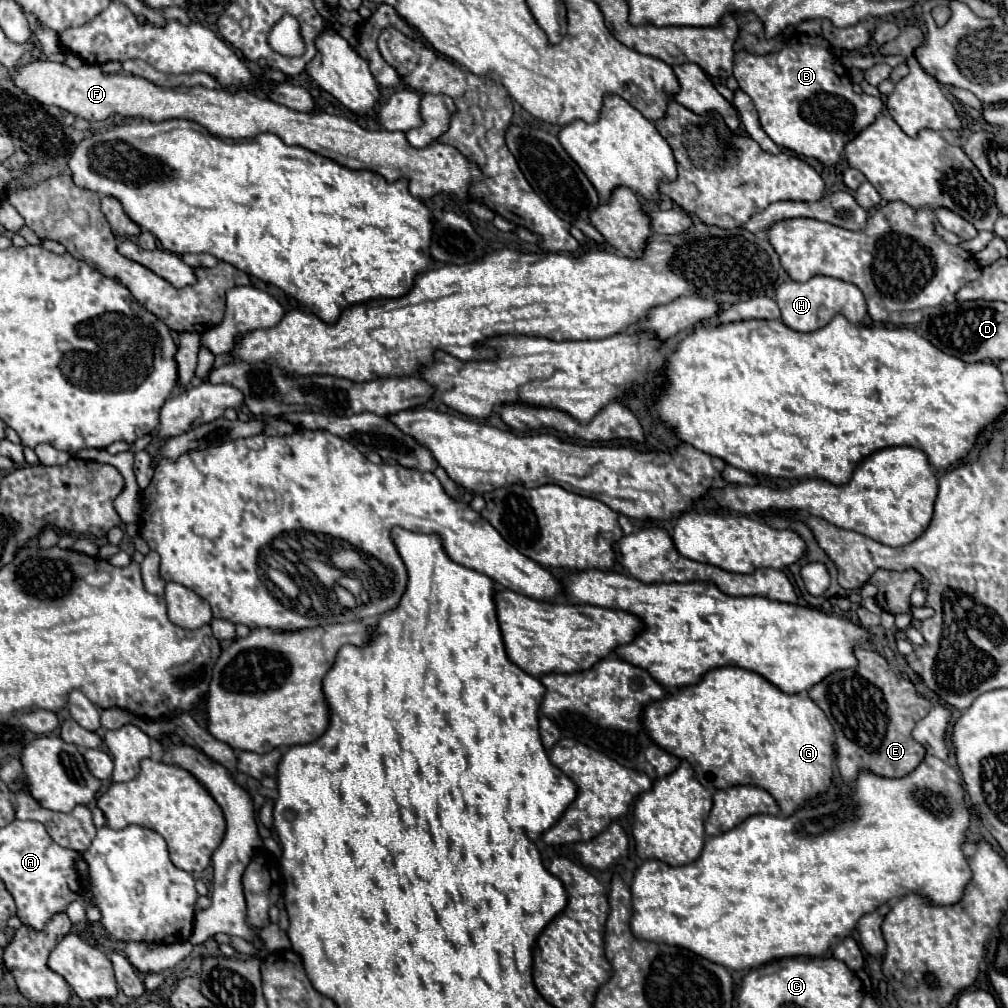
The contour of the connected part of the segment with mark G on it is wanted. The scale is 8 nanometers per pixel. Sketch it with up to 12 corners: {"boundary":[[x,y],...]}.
{"boundary":[[719,667],[643,711],[709,789],[781,815],[825,793],[833,725],[809,695]]}

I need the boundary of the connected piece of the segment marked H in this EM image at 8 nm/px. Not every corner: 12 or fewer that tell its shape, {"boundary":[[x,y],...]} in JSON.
{"boundary":[[815,275],[777,287],[781,321],[817,331],[845,315],[861,323],[863,293],[853,283]]}

